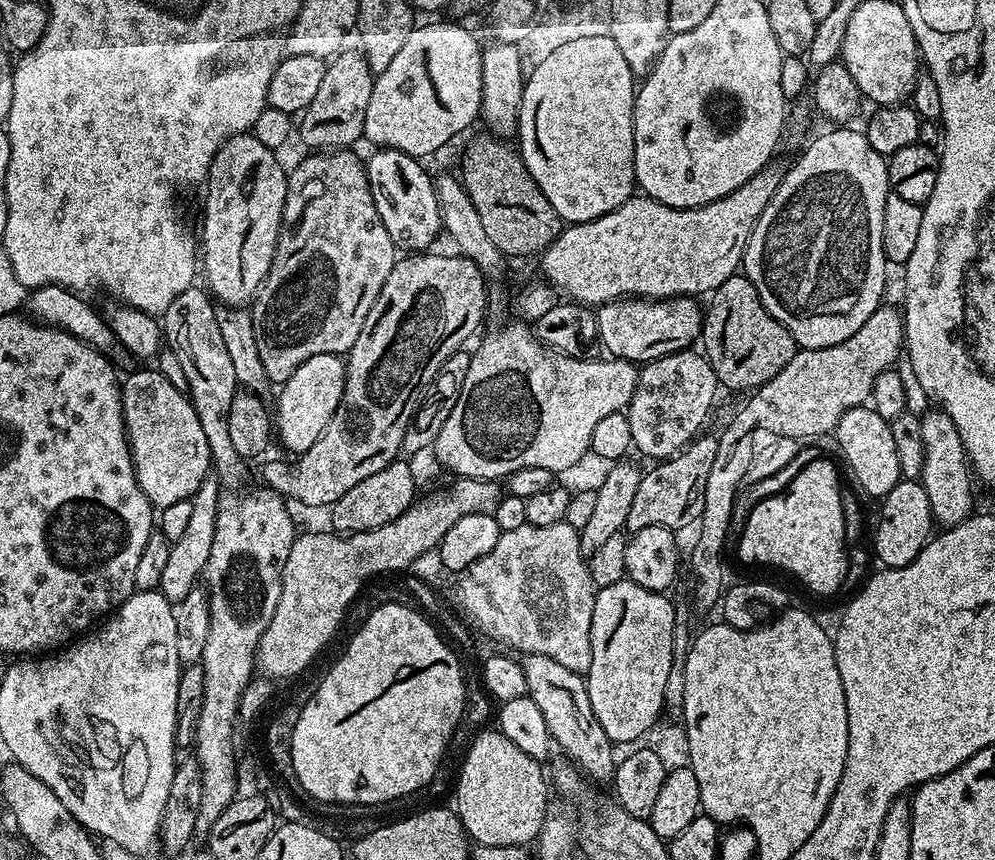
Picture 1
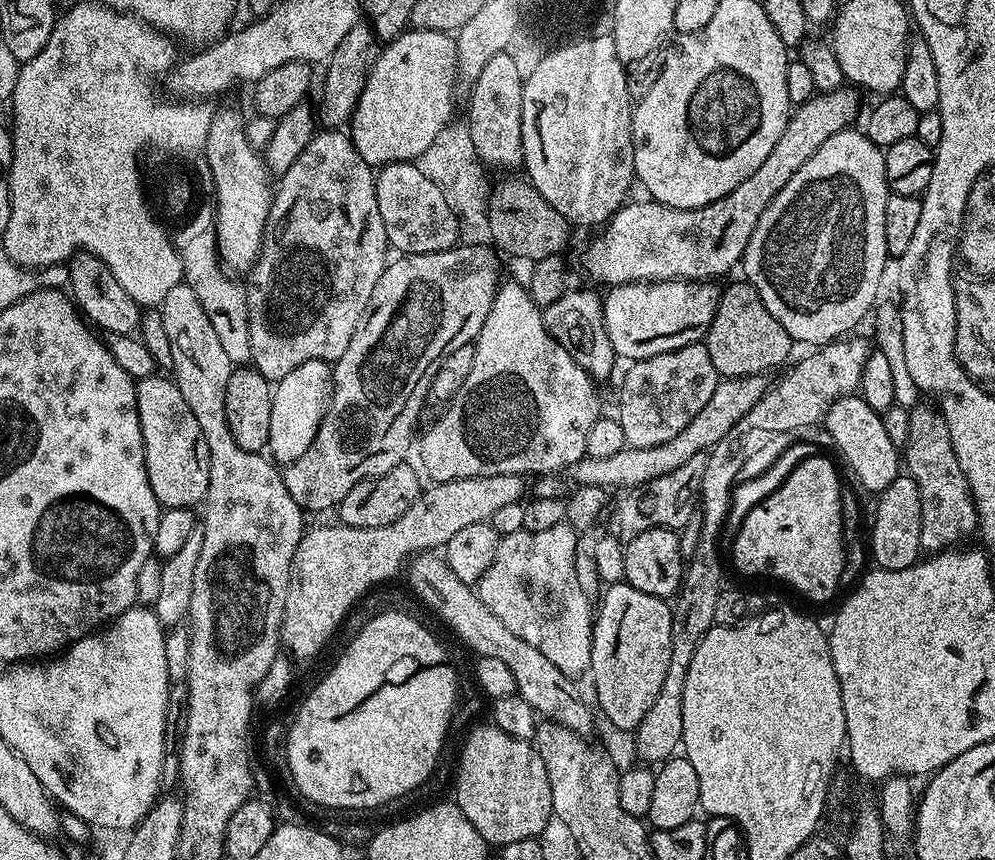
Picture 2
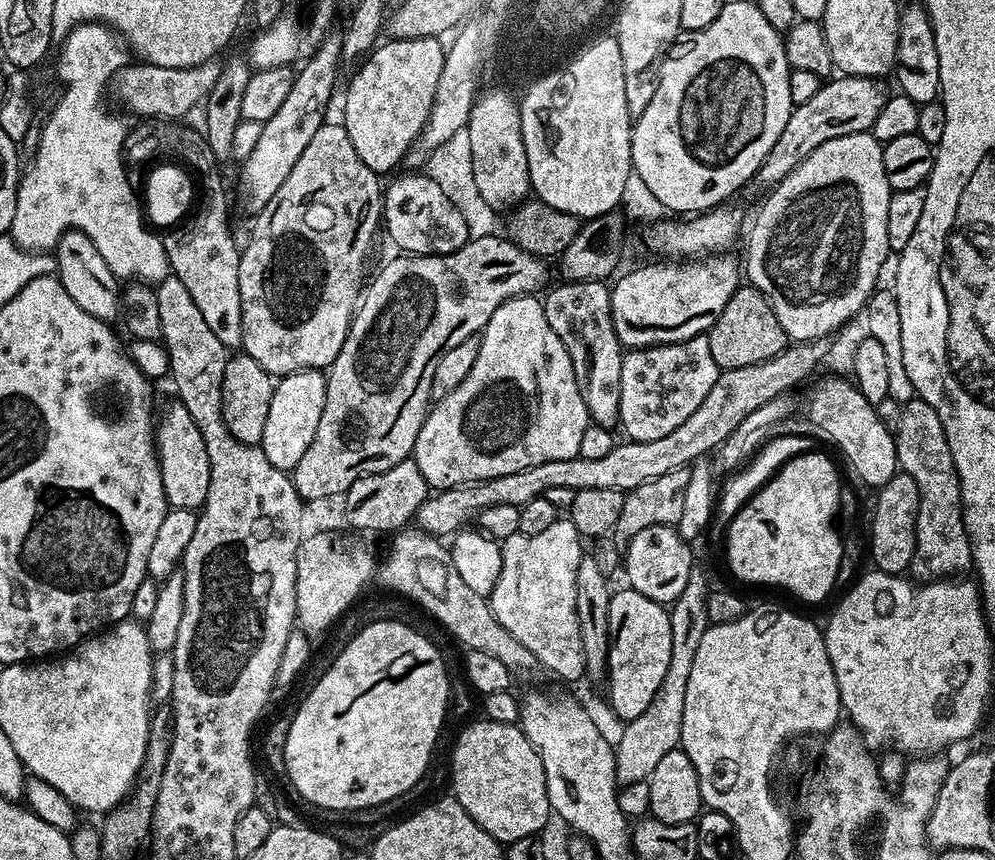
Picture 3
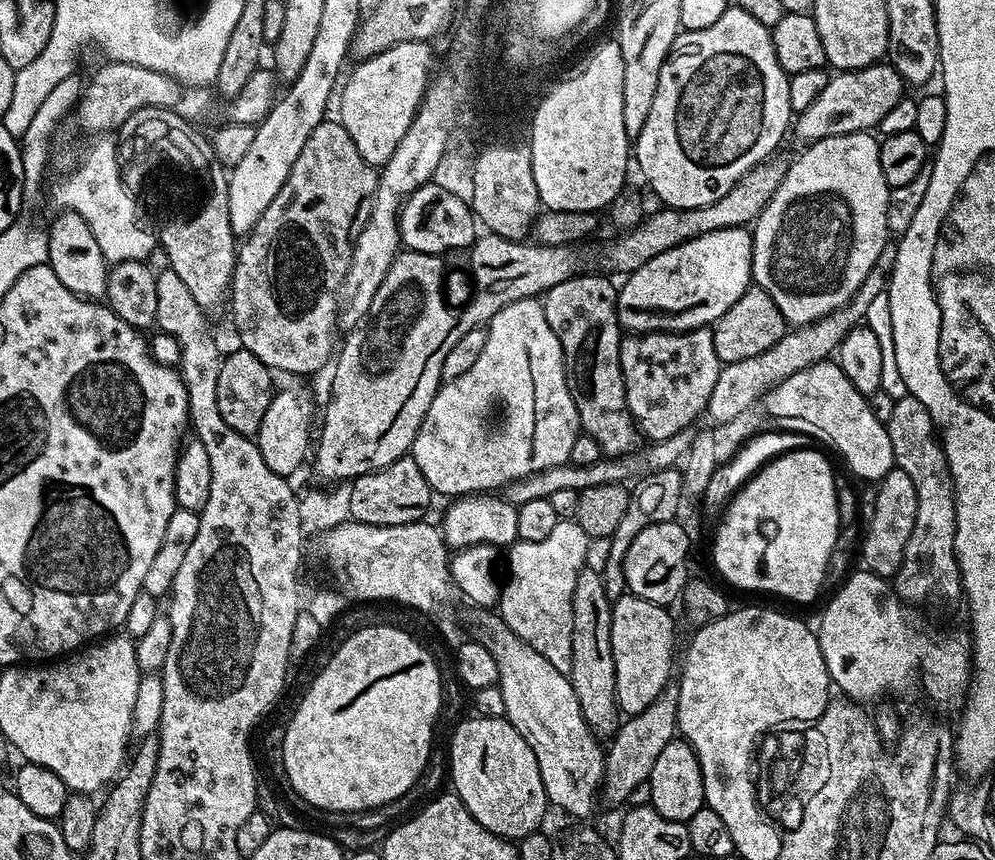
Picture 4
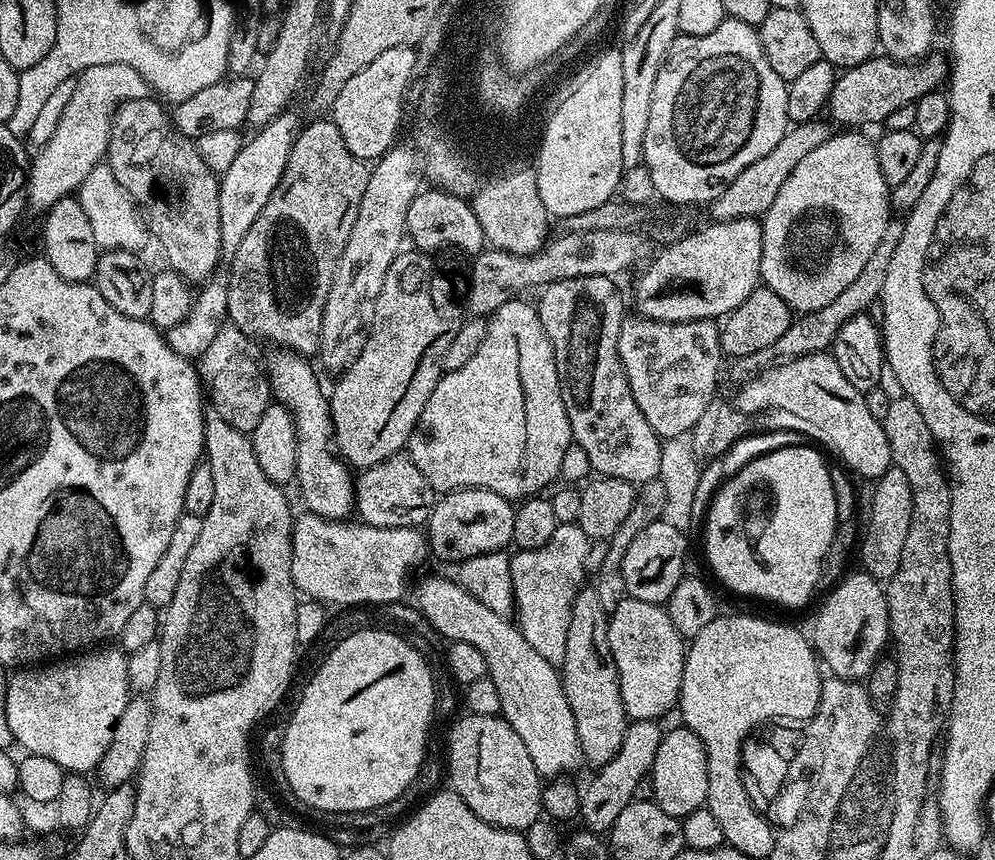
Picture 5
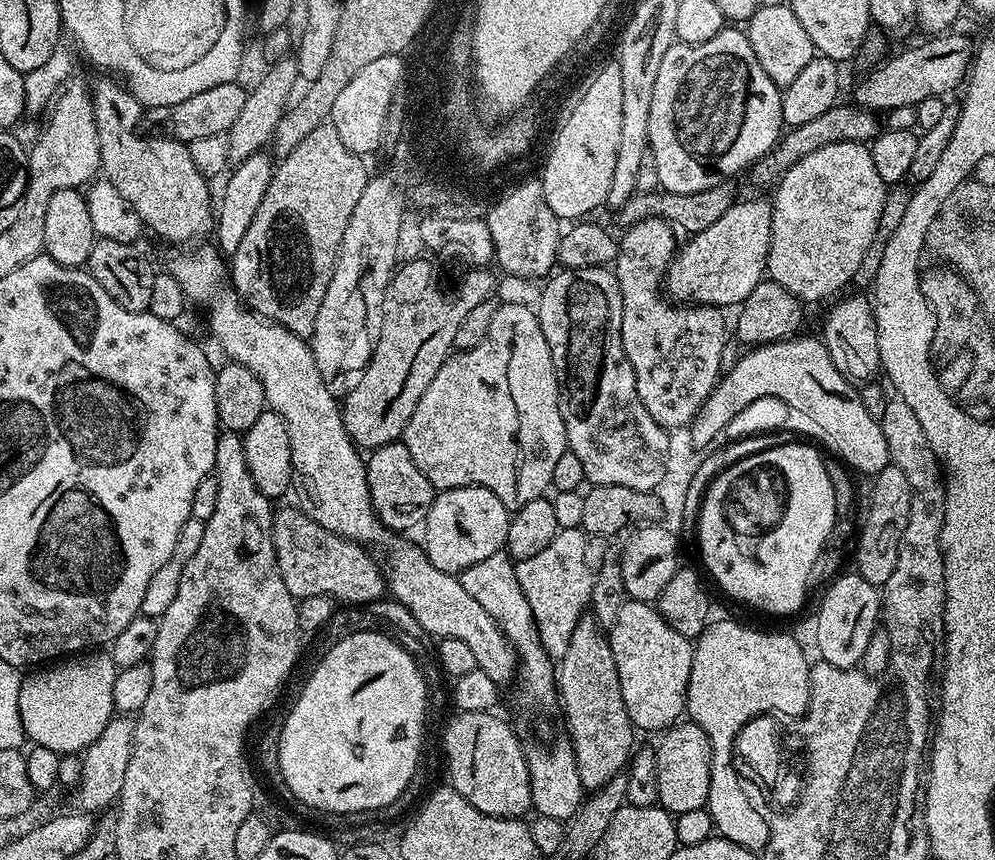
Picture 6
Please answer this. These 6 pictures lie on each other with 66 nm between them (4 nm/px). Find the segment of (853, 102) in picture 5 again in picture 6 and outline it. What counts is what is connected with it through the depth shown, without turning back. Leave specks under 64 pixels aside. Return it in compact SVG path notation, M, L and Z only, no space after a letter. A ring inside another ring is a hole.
M936 34L897 56L889 55L857 82L855 103L877 114L886 114L898 106L916 106L931 96L947 97L947 92L956 87L957 91L974 63L974 44L964 36L952 35Z

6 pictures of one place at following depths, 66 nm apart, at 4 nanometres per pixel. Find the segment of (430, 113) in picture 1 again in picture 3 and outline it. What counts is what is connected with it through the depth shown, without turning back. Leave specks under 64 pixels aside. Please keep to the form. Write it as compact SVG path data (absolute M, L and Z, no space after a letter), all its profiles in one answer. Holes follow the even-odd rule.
M434 36L405 40L385 39L368 53L344 92L342 123L346 134L350 134L350 142L354 145L358 158L362 158L362 162L366 162L366 166L370 166L370 170L374 170L377 174L385 174L384 172L390 171L391 168L398 167L400 159L414 148L420 139L420 132L426 126L434 94L438 90L438 78L442 78L444 69L446 48L440 43L441 41Z

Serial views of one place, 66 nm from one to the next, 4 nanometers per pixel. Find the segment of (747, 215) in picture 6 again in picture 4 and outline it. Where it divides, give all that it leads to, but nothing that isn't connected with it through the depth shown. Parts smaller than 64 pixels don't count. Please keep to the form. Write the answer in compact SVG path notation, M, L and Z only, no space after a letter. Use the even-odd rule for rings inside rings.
M747 227L710 230L706 234L690 238L686 242L682 242L678 246L674 246L670 250L666 250L654 258L650 258L650 262L638 266L638 270L627 273L627 275L623 277L623 280L624 285L621 283L616 293L616 317L618 318L621 329L623 329L625 333L643 334L646 332L689 332L695 328L707 328L715 324L718 318L722 318L722 314L726 314L726 310L730 310L730 306L734 306L734 302L738 302L738 298L742 298L742 294L753 283L752 233Z

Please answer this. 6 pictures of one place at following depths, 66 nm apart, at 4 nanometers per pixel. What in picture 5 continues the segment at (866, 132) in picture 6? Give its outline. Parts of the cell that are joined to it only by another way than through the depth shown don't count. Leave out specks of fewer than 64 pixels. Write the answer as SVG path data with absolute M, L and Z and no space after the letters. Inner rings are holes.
M824 118L792 124L784 133L782 142L778 142L778 146L770 150L770 154L762 154L758 162L750 162L750 166L746 166L746 170L742 170L742 174L738 174L738 178L734 178L734 182L730 182L730 186L726 186L726 190L722 190L722 194L718 194L718 198L707 205L706 212L712 215L713 221L763 217L770 210L770 206L774 206L774 198L778 190L782 190L782 182L791 174L794 166L798 166L798 162L802 162L802 158L806 158L810 150L822 146L822 142L829 140L832 135L833 125Z

